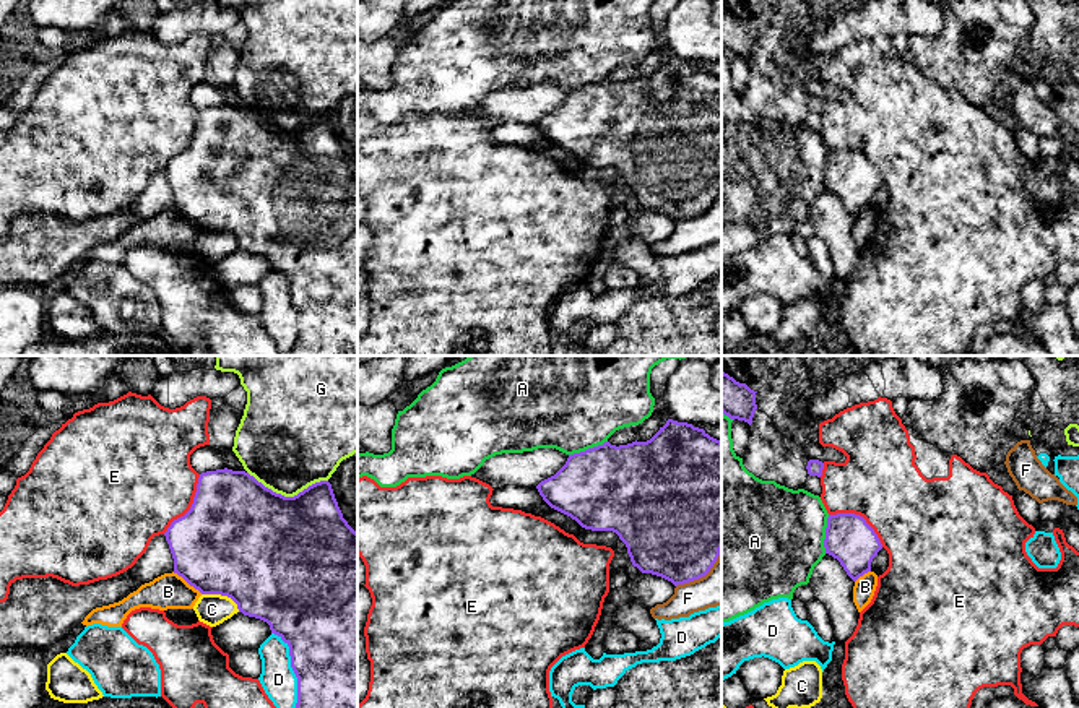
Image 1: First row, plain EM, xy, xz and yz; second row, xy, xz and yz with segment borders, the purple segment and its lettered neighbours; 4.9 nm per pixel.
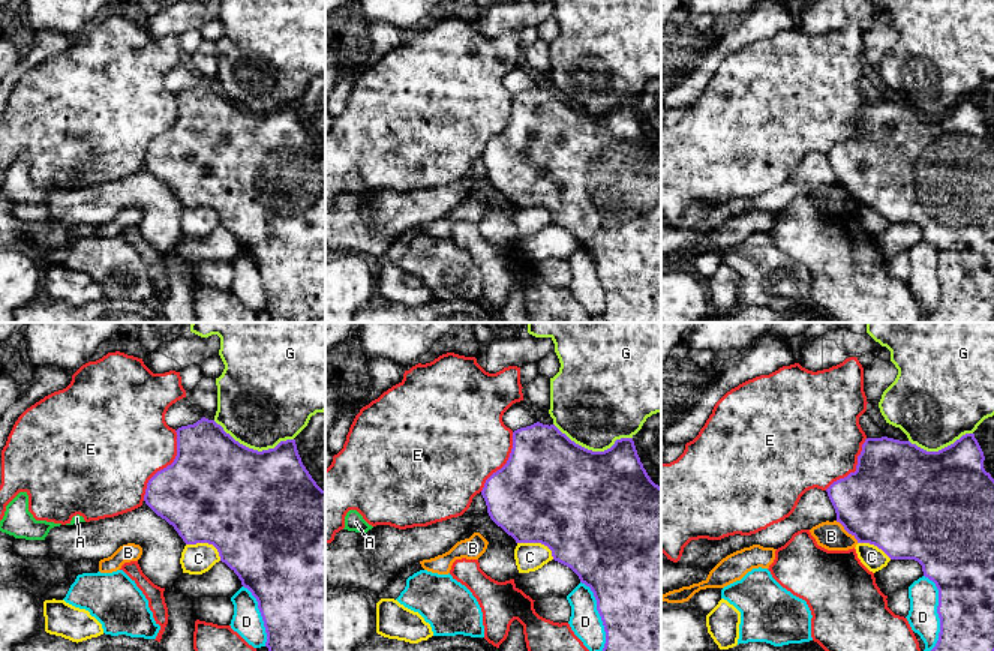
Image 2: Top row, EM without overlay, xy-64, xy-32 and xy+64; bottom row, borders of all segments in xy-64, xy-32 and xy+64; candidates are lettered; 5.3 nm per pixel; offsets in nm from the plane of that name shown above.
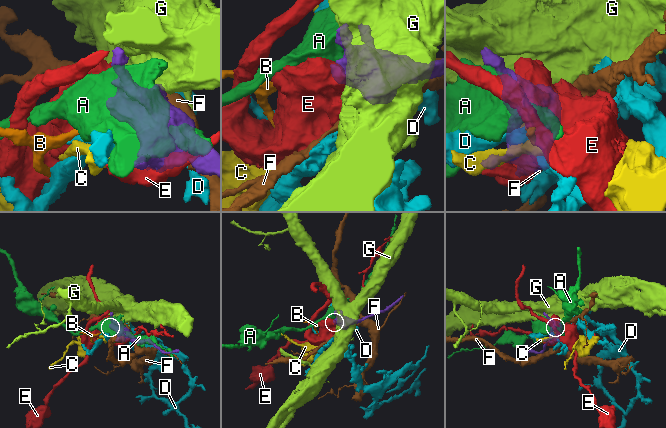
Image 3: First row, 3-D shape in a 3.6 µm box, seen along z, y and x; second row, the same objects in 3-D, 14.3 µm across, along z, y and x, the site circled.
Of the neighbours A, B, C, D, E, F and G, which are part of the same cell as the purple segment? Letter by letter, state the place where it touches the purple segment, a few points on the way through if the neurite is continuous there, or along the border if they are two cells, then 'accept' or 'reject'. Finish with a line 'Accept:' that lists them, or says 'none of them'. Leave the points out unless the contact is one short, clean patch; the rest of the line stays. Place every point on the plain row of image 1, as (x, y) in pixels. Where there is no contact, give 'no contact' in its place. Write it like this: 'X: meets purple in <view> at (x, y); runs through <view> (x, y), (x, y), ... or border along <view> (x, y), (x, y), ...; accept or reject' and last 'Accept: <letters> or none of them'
A: meets purple in xz at (589, 85); reject
B: meets purple in xy at (187, 218); border along xy (173, 208), (202, 229); reject
C: meets purple in xy at (223, 231); border along xy (202, 229), (226, 231), (239, 247); reject
D: meets purple in xy at (294, 309); reject
E: meets purple in xy at (192, 142); reject
F: meets purple in xz at (704, 211); reject
G: meets purple in xy at (288, 133); reject
Accept: none of them

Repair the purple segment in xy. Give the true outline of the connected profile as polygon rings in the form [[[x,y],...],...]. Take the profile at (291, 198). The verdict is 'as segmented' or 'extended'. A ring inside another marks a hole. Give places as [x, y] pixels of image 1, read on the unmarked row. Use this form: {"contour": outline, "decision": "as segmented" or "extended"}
{"contour": [[[245,107],[202,109],[190,146],[174,156],[164,172],[174,209],[202,231],[231,234],[239,248],[266,258],[289,283],[297,313],[292,356],[358,356],[358,167],[343,154],[328,117],[284,133]]], "decision": "as segmented"}

